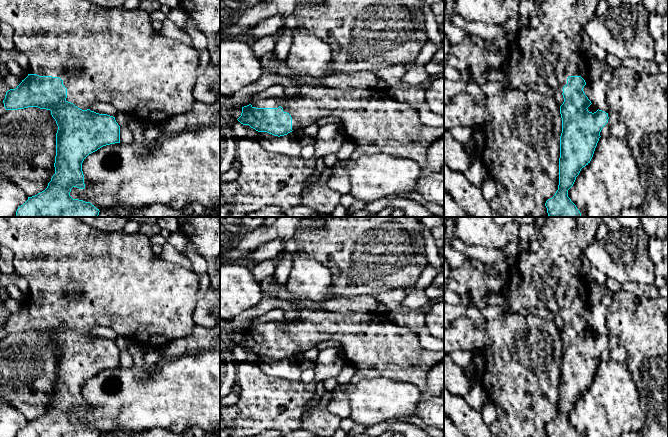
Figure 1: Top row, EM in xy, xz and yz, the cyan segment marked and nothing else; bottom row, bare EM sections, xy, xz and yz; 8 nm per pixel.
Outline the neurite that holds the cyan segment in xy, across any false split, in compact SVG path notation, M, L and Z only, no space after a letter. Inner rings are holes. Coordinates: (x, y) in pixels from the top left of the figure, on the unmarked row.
M0 217L0 247L9 248L14 255L13 265L17 275L25 278L28 282L28 300L15 312L6 316L3 324L6 334L18 334L28 331L38 331L51 335L52 341L58 350L56 357L56 380L55 380L55 398L48 407L47 412L35 420L28 421L28 424L18 431L16 437L99 437L90 426L79 423L73 423L70 420L71 413L77 411L84 413L84 399L82 395L82 387L84 383L91 377L97 375L103 370L120 367L120 350L115 341L107 338L99 338L89 333L93 326L103 326L113 329L118 336L127 338L130 342L138 343L145 347L165 346L170 341L184 338L192 334L195 327L193 319L194 310L198 300L199 279L198 275L192 270L179 267L171 262L157 258L152 252L152 244L150 238L142 233L133 234L116 234L115 232L104 232L95 229L85 223L80 222L74 217Z

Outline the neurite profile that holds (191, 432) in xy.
M197 427L186 429L182 432L182 435L184 437L204 437L206 435L206 432Z

